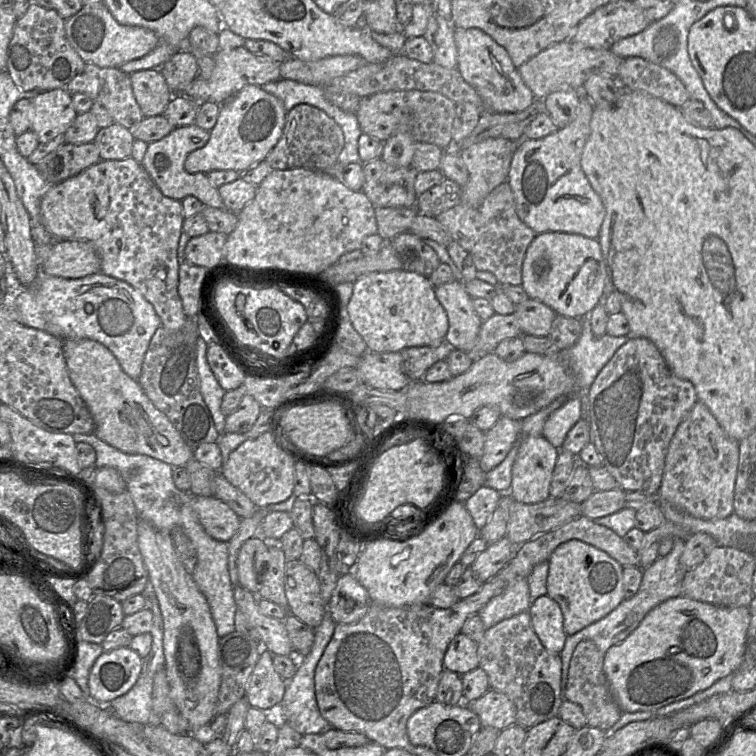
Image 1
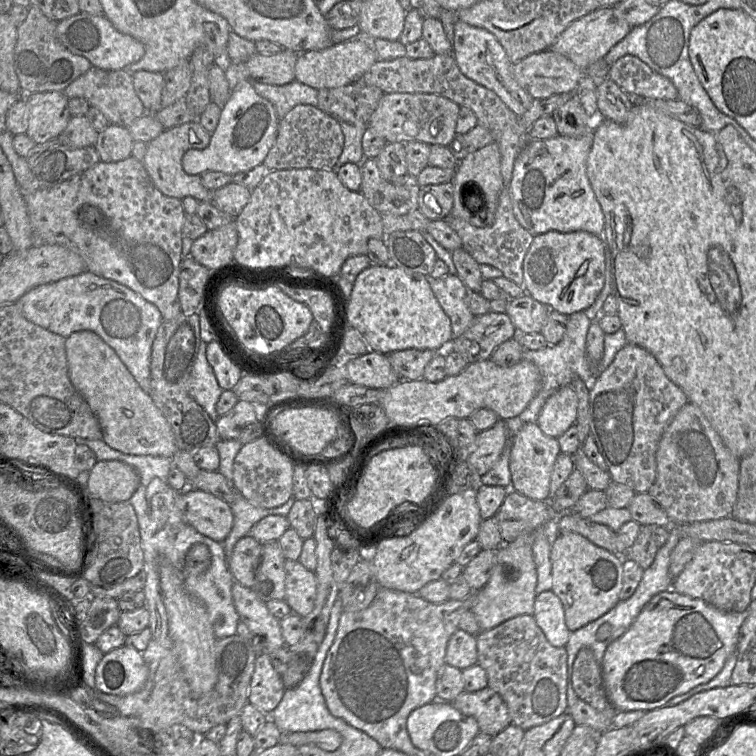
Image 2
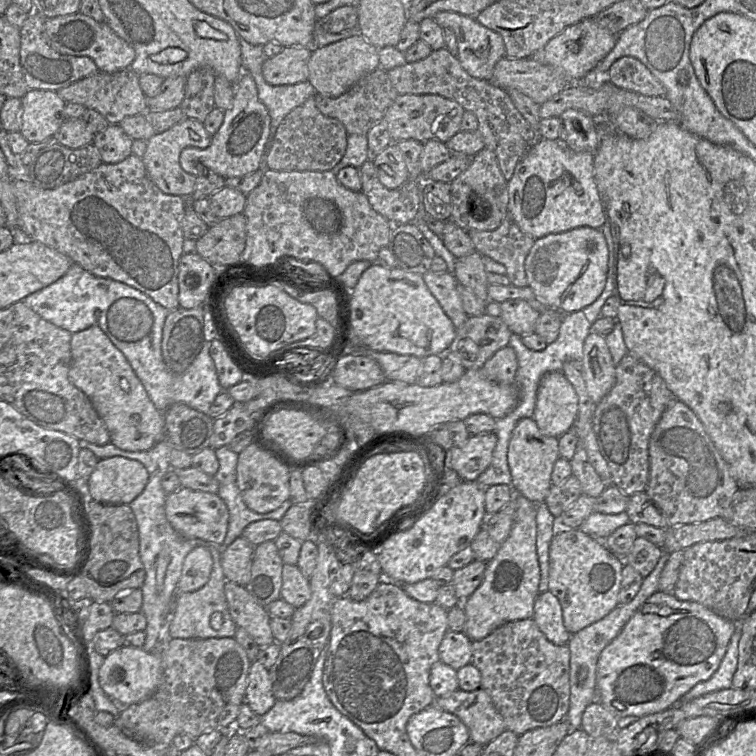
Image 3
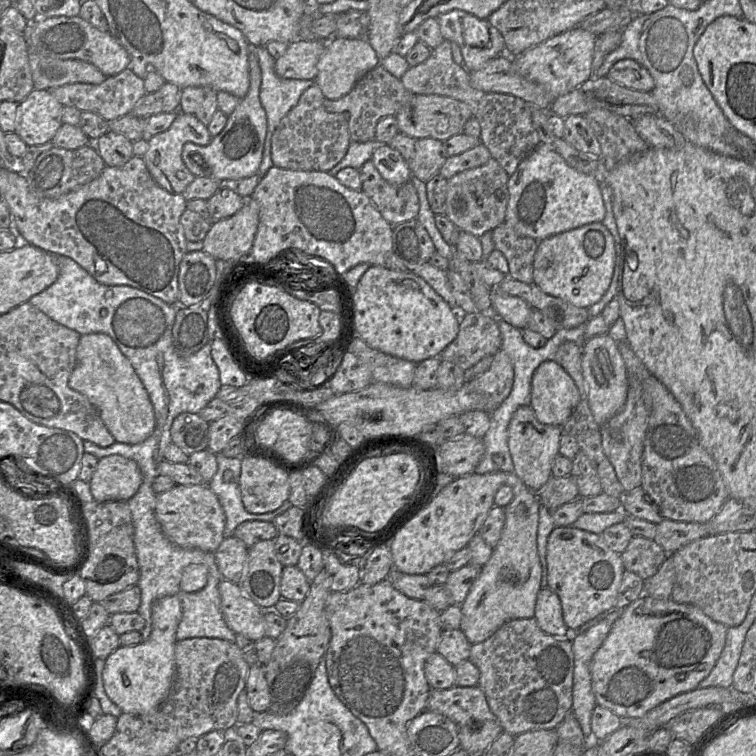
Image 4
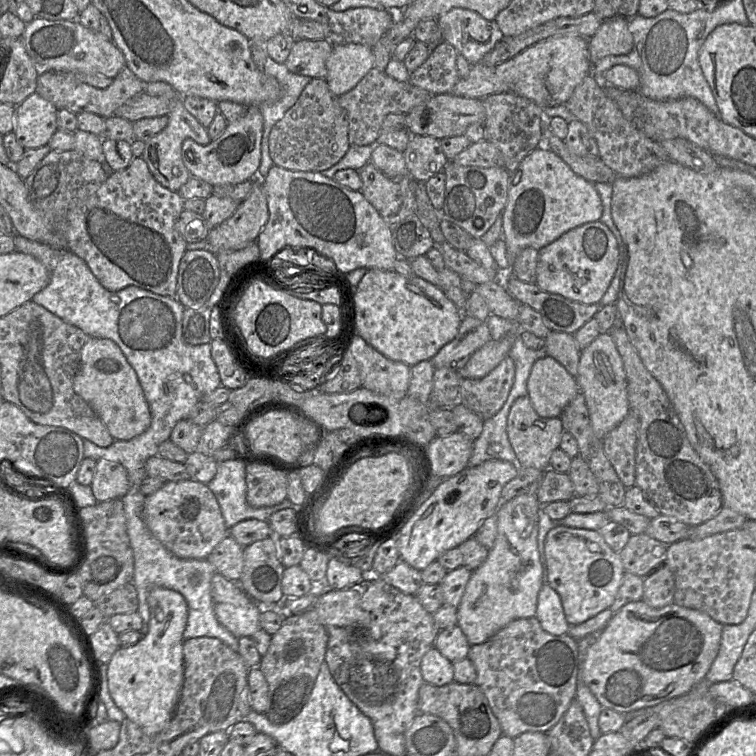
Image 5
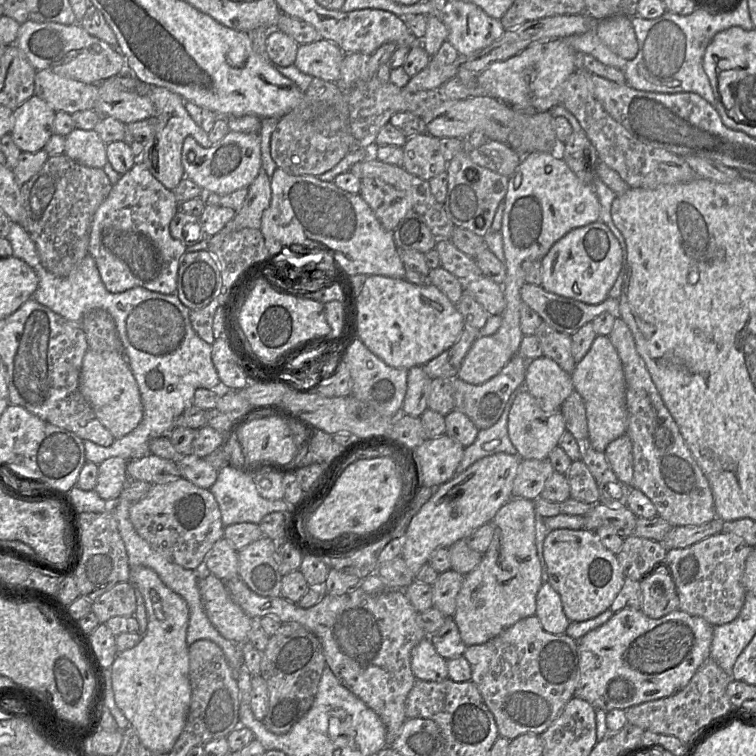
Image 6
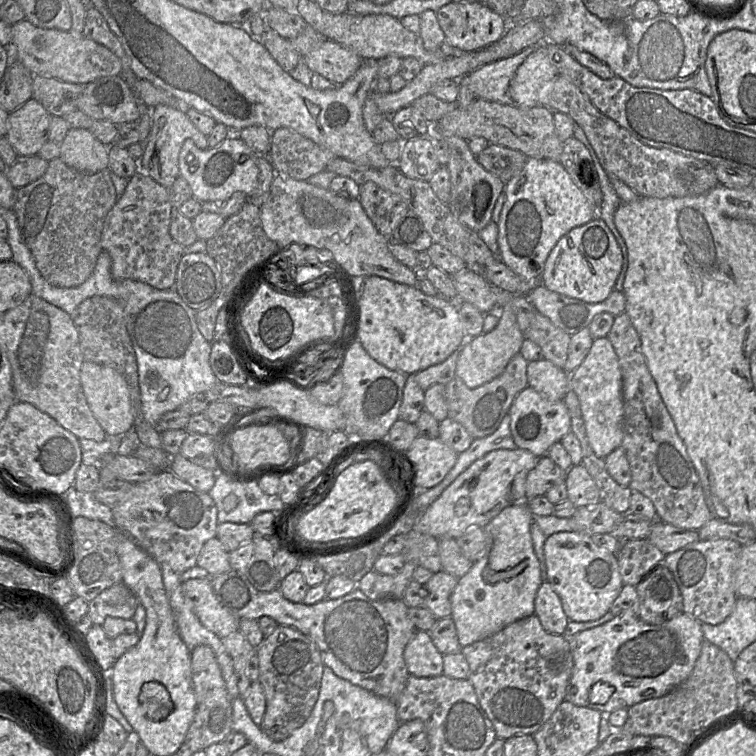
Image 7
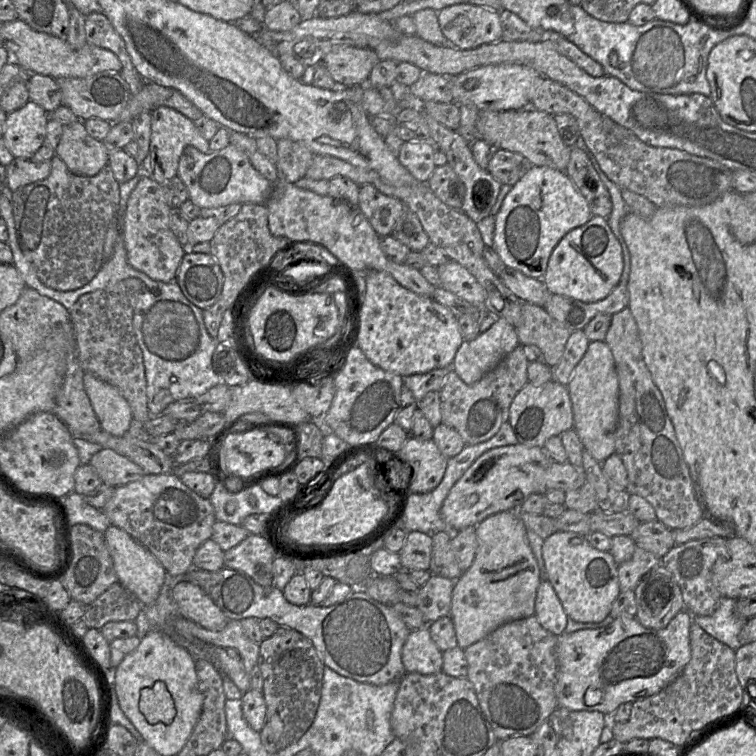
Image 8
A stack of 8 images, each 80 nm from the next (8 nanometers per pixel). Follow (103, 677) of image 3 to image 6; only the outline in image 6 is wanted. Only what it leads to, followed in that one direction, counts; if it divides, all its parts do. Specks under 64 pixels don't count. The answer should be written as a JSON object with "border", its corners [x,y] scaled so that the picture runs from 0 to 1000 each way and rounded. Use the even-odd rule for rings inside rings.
{"border":[[[172,750],[171,769],[189,788],[196,824],[185,849],[153,866],[146,884],[148,913],[155,935],[180,966],[187,983],[201,995],[217,997],[228,992],[241,970],[253,929],[250,864],[246,851],[250,804],[245,792],[221,776],[210,761],[197,750]]]}

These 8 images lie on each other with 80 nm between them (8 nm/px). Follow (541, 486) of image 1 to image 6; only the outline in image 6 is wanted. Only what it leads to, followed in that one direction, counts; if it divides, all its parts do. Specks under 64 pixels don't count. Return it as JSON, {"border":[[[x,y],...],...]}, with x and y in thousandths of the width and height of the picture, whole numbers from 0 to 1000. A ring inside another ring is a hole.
{"border":[[[696,516],[688,517],[680,528],[673,553],[672,574],[677,587],[692,607],[721,607],[749,570],[749,561],[742,542],[720,545],[709,528]]]}

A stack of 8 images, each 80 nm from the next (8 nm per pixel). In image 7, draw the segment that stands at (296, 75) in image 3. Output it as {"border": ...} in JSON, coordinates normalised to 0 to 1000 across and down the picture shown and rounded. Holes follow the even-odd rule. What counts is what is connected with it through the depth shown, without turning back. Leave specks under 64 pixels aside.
{"border":[[[431,53],[399,75],[399,81],[414,97],[451,112],[472,95],[481,79],[451,58]]]}

